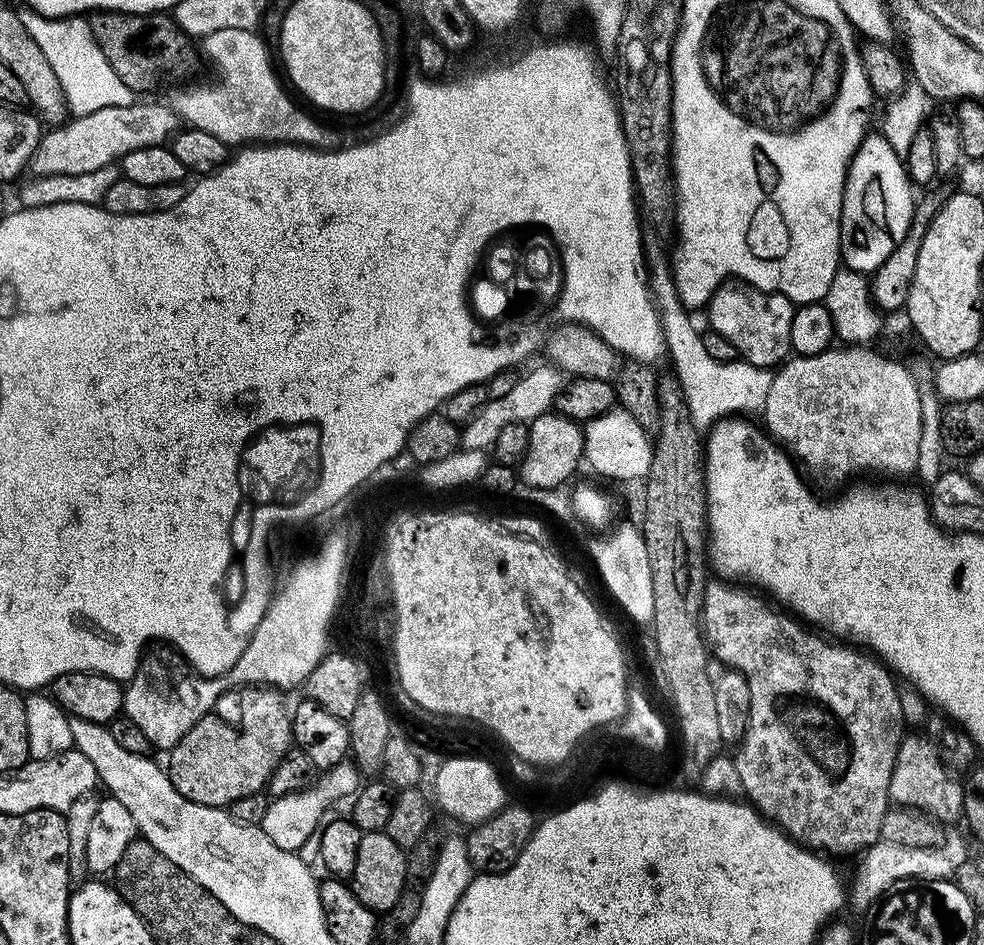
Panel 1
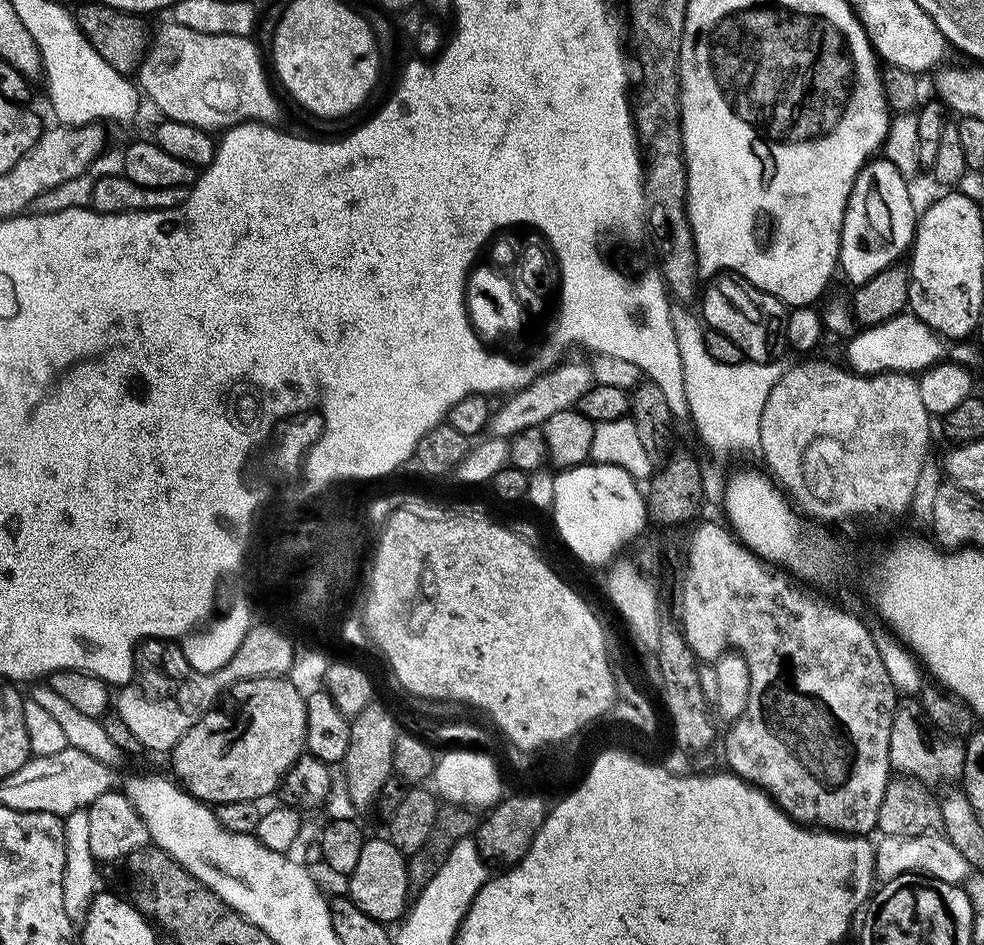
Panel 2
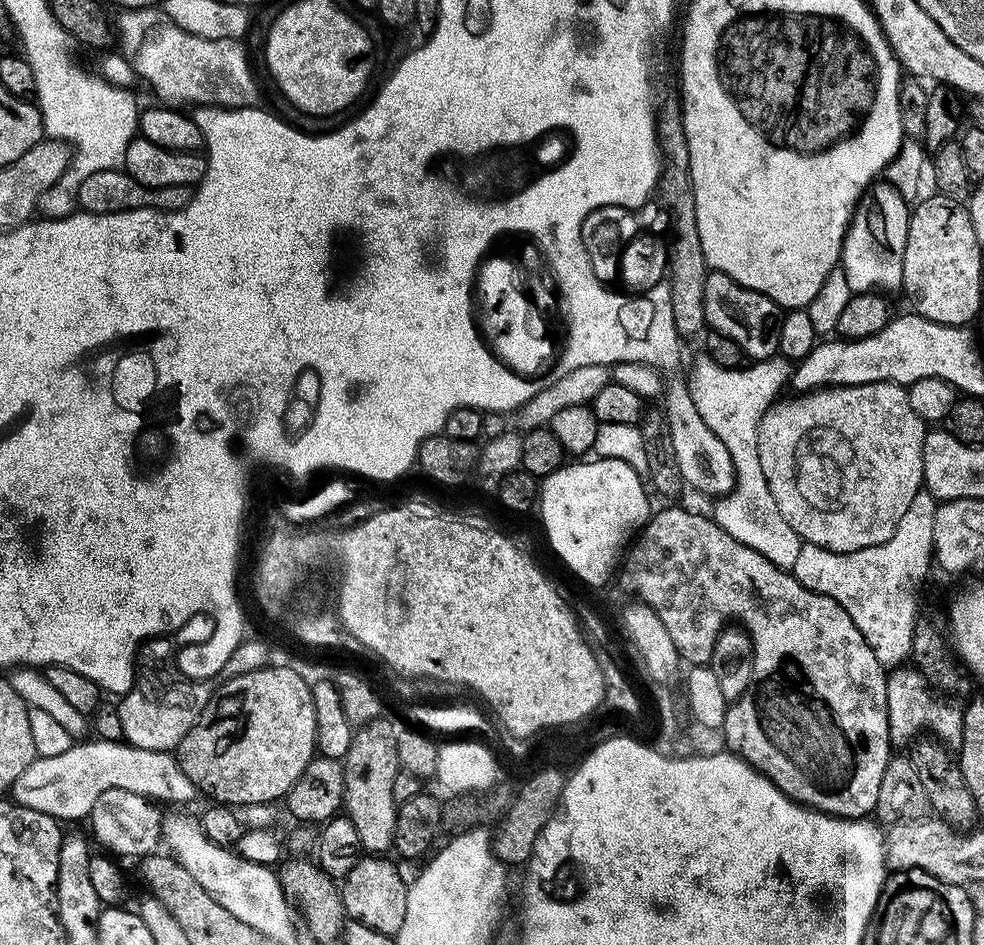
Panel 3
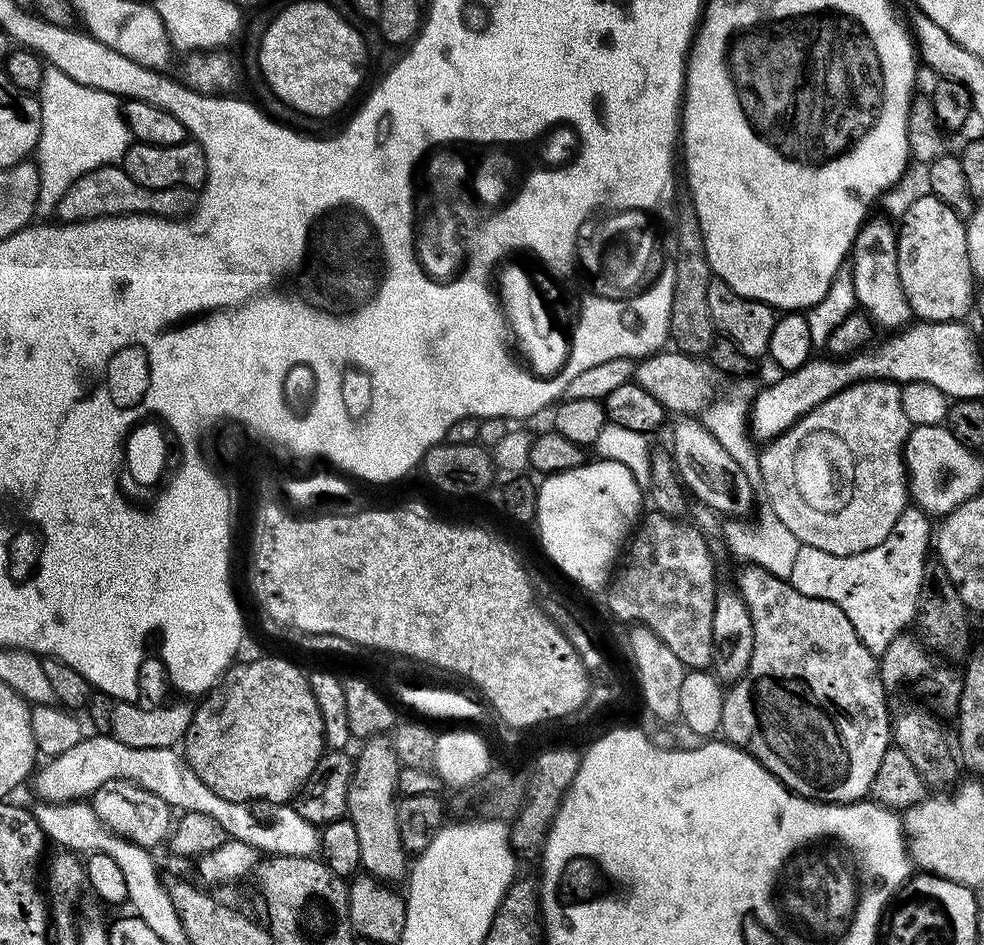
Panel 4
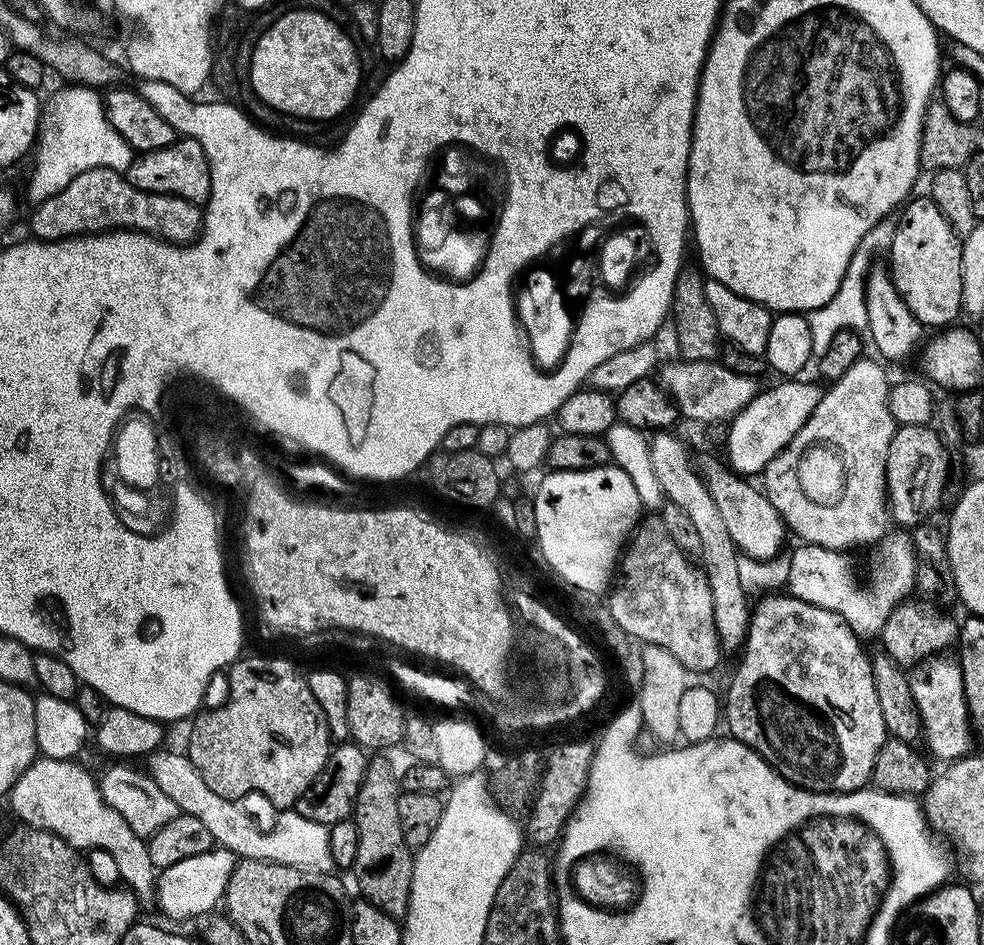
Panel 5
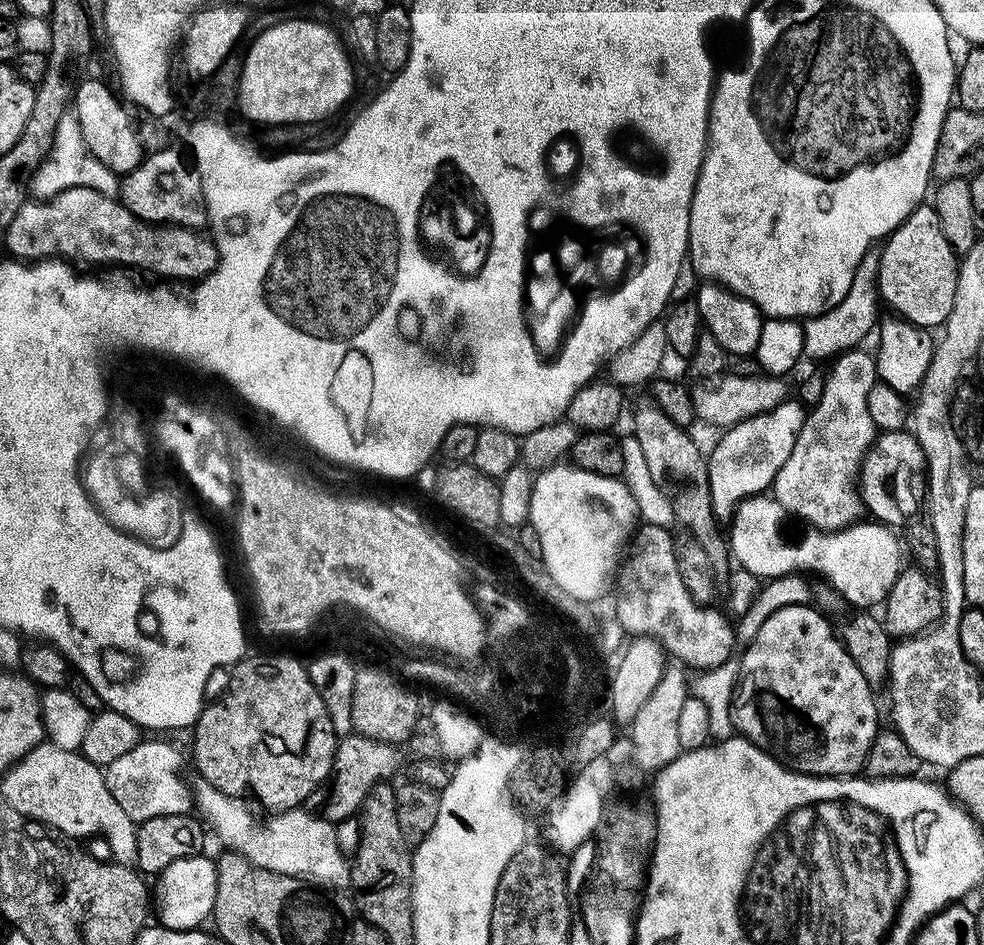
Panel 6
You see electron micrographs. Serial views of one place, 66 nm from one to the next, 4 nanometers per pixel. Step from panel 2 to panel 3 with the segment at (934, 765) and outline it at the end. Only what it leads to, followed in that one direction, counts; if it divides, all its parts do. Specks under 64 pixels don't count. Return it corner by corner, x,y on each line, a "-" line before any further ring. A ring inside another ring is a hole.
913,666
895,667
887,673
887,677
886,714
888,715
888,739
893,745
911,745
921,735
919,732
923,730
925,724
933,732
931,735
947,749
958,750
962,746
962,718
964,717
964,709
959,703
957,705
951,704
953,702
951,699
937,694
934,688
928,684
922,672

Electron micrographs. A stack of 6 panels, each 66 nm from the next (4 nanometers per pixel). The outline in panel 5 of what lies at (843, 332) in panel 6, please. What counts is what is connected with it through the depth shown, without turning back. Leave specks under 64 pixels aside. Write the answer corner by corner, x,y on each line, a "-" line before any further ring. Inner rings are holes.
892,213
884,216
872,226
870,231
867,231
862,236
861,242
858,242
854,254
851,255
850,265
846,268
846,274
843,275
843,280
834,298
826,306
807,313
813,357
822,356
828,350
828,346
830,346
838,332
844,330
862,332
867,329
868,311
866,310
865,300
865,279
868,277
870,268
875,263
874,258
883,257
892,248
898,224
899,215

